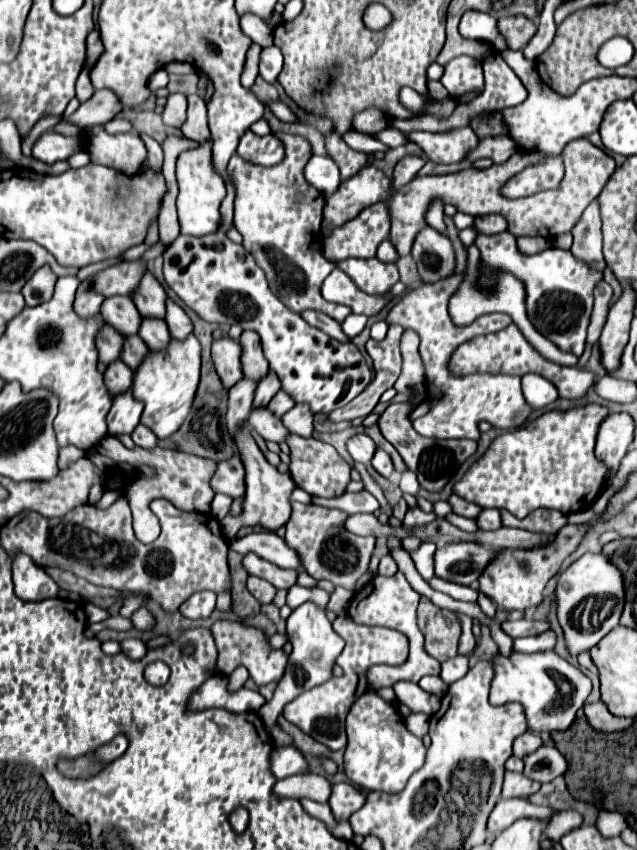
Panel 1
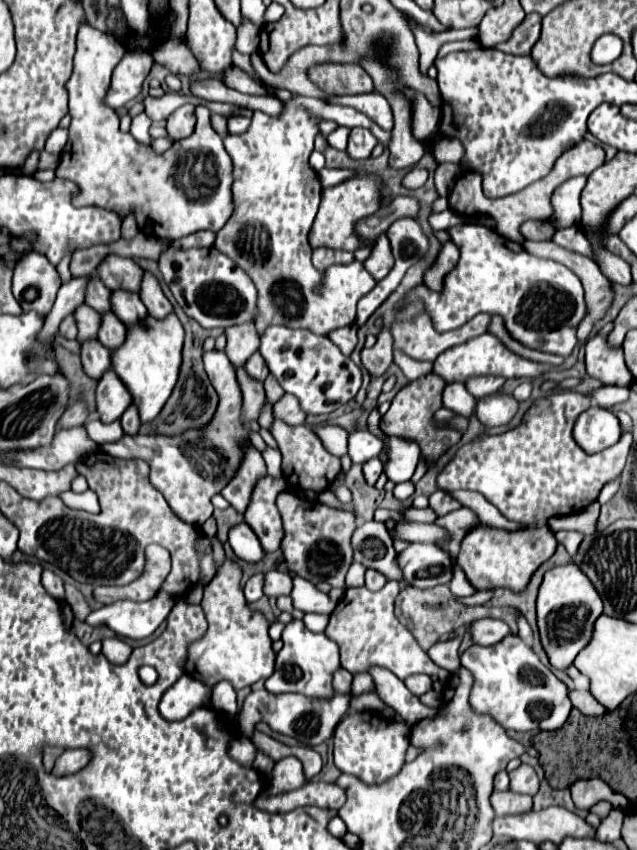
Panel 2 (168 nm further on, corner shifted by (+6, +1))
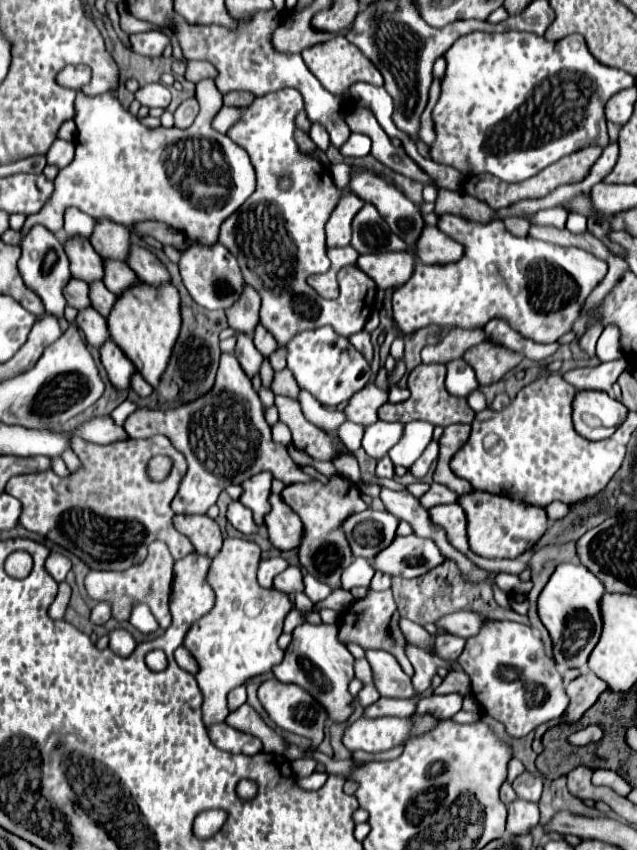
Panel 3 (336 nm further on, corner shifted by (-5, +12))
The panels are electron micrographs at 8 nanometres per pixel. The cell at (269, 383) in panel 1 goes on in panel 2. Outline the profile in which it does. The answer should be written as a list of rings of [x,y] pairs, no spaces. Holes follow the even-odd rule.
[[[253,353],[249,363],[245,363],[245,369],[251,377],[255,377],[259,381],[265,381],[265,377],[269,375],[269,369],[265,367],[265,359],[261,359],[261,353]]]

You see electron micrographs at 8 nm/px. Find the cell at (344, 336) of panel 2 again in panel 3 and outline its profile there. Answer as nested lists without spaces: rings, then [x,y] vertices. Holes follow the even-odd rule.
[[[366,330],[352,334],[348,340],[366,356],[366,360],[372,360],[372,344],[370,344],[370,334]]]

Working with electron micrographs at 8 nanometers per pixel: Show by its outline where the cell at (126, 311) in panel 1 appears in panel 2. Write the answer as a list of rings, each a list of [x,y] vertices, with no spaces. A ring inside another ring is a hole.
[[[97,279],[97,283],[91,283],[89,291],[85,291],[85,303],[93,307],[97,313],[105,313],[105,311],[111,311],[109,295],[111,291],[101,283],[101,279]]]

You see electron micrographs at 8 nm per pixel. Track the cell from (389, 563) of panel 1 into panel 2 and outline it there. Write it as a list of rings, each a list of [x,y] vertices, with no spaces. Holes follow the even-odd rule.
[[[367,569],[367,573],[365,573],[365,587],[369,589],[369,591],[379,591],[383,585],[385,585],[385,577],[381,575],[381,573],[377,573],[377,571],[373,571],[373,569]]]

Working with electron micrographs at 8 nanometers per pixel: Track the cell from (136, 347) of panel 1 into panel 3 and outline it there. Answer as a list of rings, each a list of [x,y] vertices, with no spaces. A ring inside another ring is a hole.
[[[90,284],[90,288],[92,288],[92,306],[94,306],[94,310],[98,310],[104,318],[108,318],[118,298],[108,288],[104,288],[104,284]]]

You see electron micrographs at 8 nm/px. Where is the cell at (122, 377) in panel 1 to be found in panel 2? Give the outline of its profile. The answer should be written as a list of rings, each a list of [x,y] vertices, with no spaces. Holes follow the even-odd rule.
[[[93,339],[93,343],[81,343],[81,363],[89,377],[99,379],[103,371],[111,367],[111,351],[101,347],[97,339]]]

